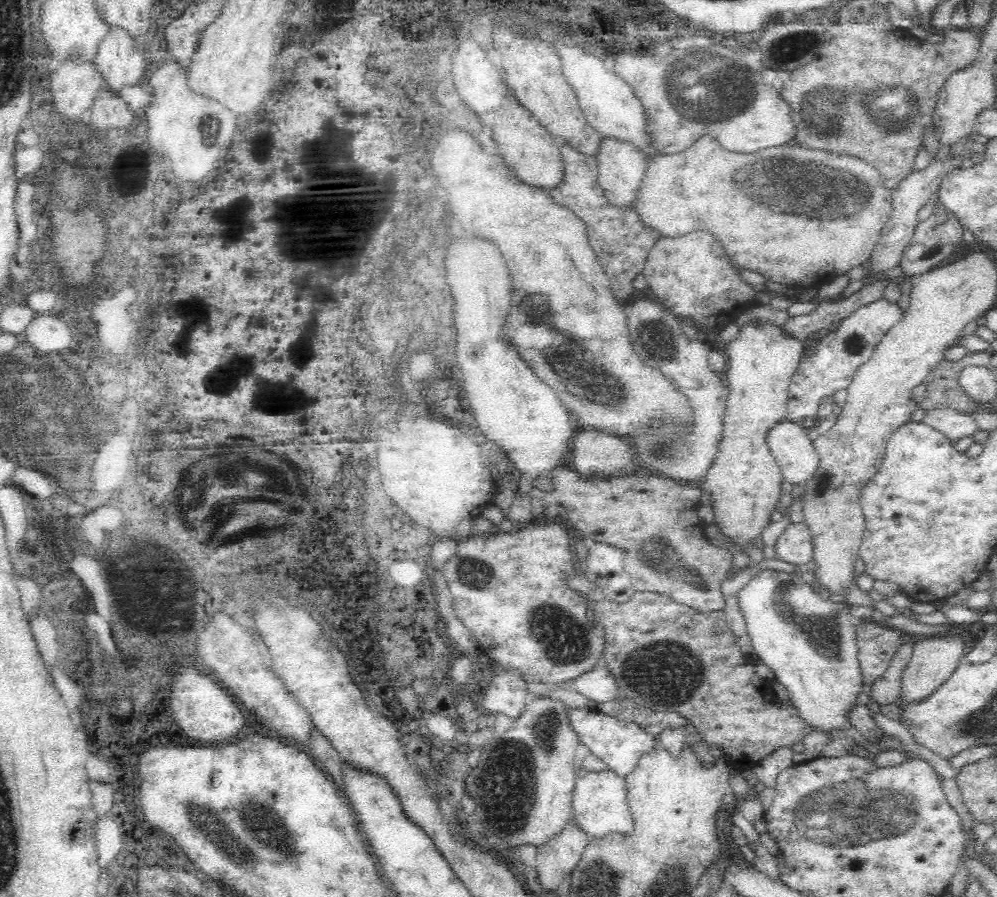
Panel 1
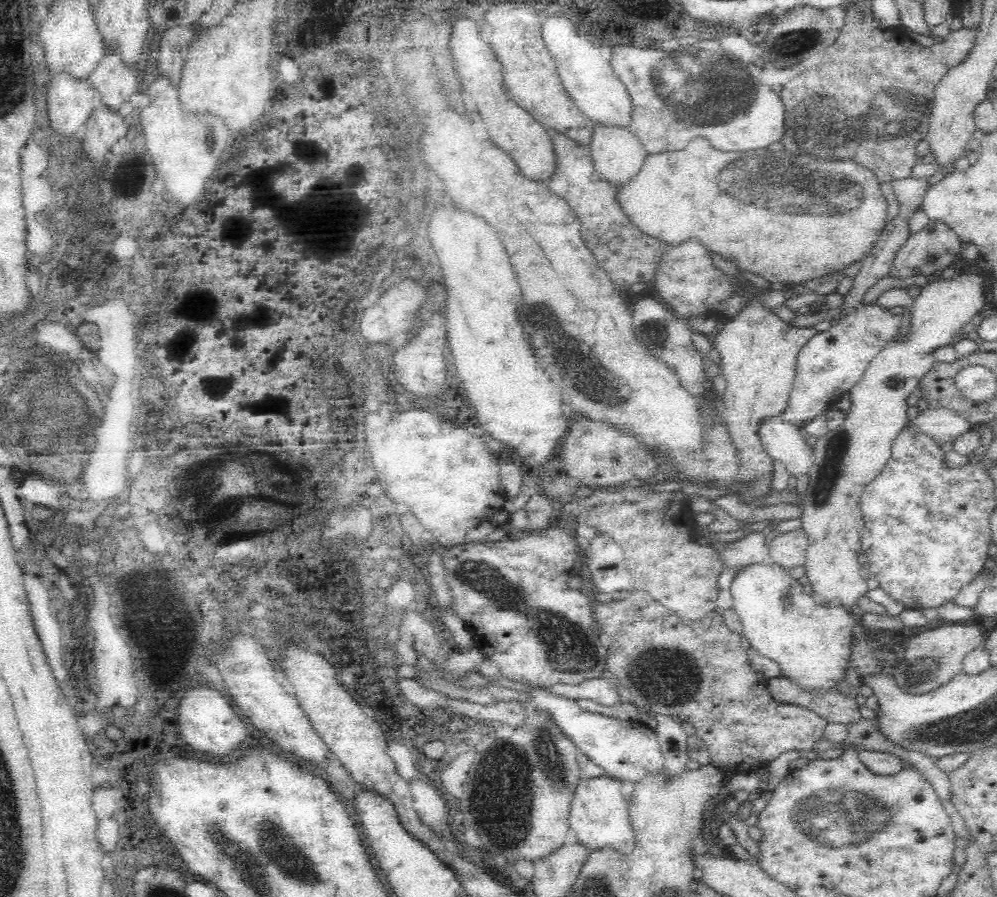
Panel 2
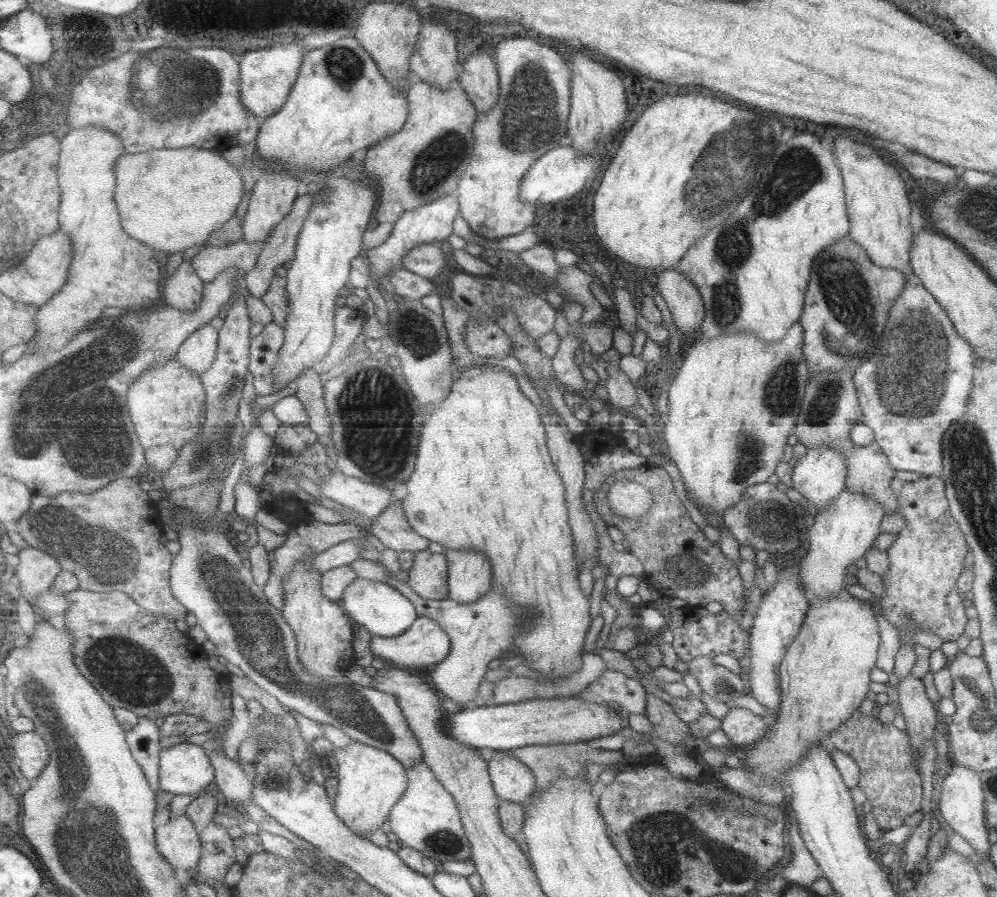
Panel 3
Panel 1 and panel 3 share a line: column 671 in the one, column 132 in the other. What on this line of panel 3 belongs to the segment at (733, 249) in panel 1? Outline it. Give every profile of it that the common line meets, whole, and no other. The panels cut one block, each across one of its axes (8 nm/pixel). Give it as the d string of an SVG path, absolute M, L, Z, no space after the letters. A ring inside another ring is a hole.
M201 147L181 150L151 150L141 154L125 154L117 161L117 194L115 199L121 213L125 231L133 238L143 240L147 246L167 253L187 250L192 246L203 247L212 234L235 216L245 196L245 180L241 169L231 164L217 150Z

